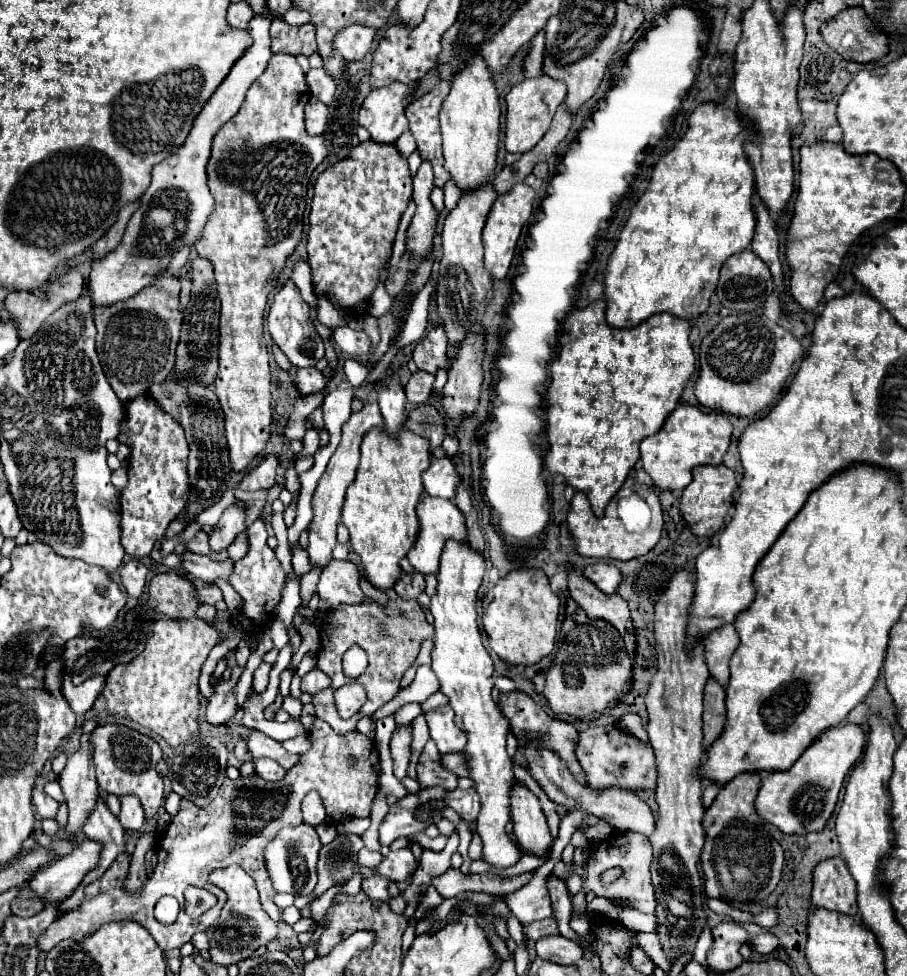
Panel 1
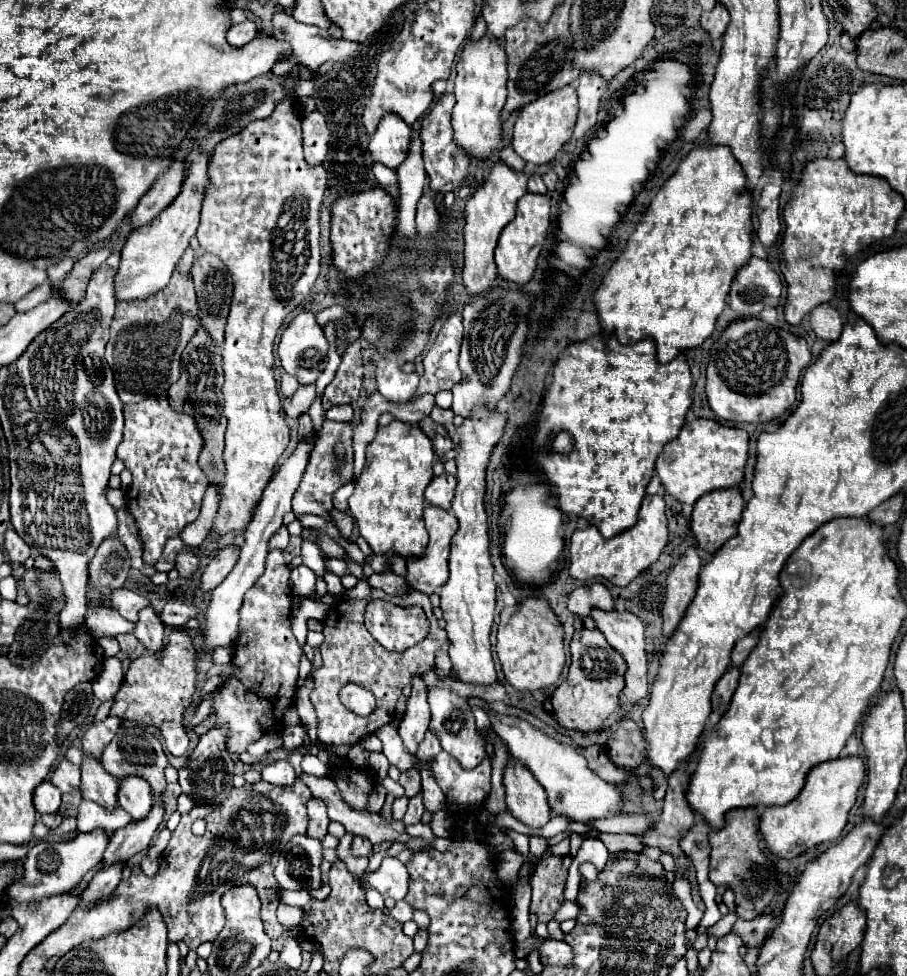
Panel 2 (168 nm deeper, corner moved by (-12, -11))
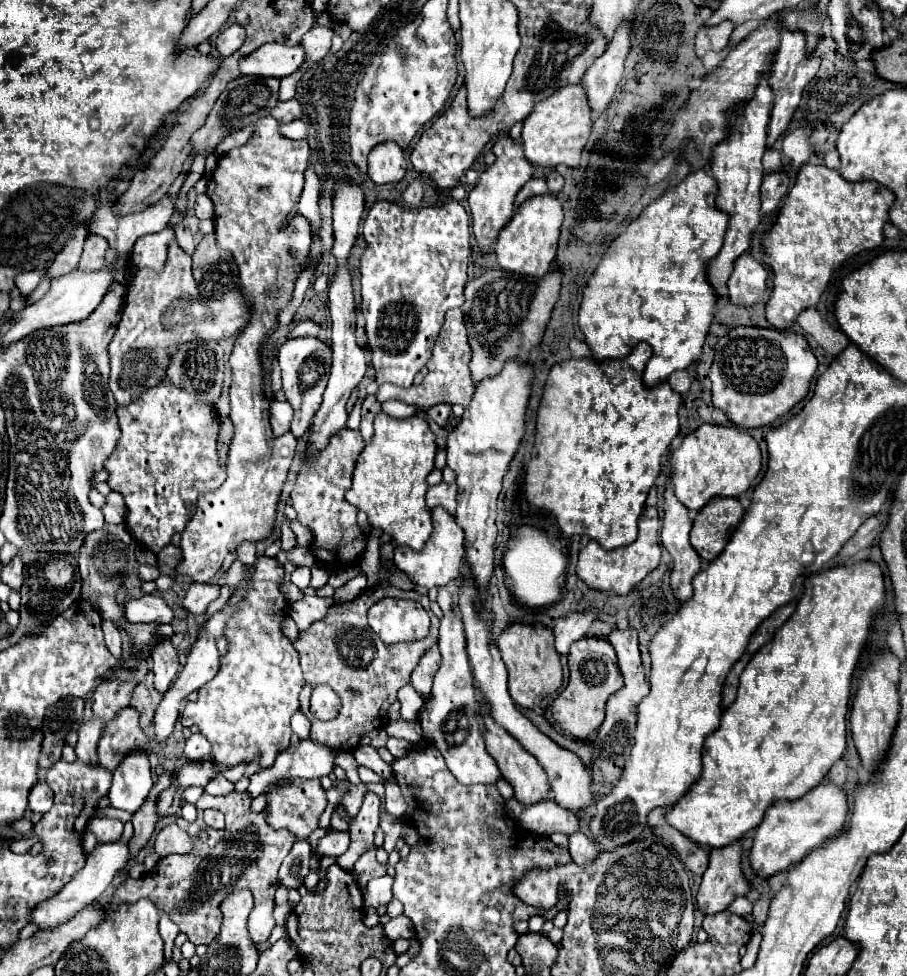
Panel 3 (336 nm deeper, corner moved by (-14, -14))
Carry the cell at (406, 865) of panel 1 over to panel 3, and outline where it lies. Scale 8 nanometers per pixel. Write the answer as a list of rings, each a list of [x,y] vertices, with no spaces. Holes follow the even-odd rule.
[[[389,875],[371,879],[363,891],[363,907],[365,909],[377,909],[379,905],[387,905],[393,897],[391,885],[393,885],[393,877],[389,877]]]

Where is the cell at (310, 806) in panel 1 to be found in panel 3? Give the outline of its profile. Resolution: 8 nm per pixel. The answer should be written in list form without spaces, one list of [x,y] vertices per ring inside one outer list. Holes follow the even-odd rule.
[[[277,779],[265,789],[267,795],[267,825],[273,829],[289,829],[297,839],[307,839],[315,829],[319,815],[327,807],[325,789],[319,779]]]

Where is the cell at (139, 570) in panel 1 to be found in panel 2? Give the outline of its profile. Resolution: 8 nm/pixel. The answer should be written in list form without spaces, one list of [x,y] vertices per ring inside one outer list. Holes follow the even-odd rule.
[[[149,606],[149,608],[143,608],[139,612],[139,622],[135,624],[135,632],[133,634],[145,644],[145,648],[157,652],[163,646],[163,638],[165,638],[163,630],[165,630],[163,622],[159,620],[157,612],[153,610],[153,606]]]

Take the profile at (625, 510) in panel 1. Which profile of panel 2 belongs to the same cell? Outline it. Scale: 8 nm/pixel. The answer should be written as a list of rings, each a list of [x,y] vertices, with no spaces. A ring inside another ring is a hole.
[[[647,494],[641,502],[639,520],[613,538],[603,538],[595,526],[587,526],[585,530],[575,530],[571,536],[571,564],[569,574],[575,580],[589,580],[603,576],[615,586],[627,586],[635,576],[647,570],[657,562],[659,554],[669,542],[669,522],[665,514],[665,500],[659,494]]]

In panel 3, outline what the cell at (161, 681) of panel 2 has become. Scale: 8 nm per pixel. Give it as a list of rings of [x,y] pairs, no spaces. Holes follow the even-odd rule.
[[[151,675],[143,679],[143,683],[139,683],[133,691],[133,697],[131,697],[131,707],[141,715],[139,719],[139,725],[141,729],[147,729],[151,723],[153,723],[153,715],[155,715],[155,709],[157,705],[161,703],[163,695],[159,695],[153,687],[153,679]]]

